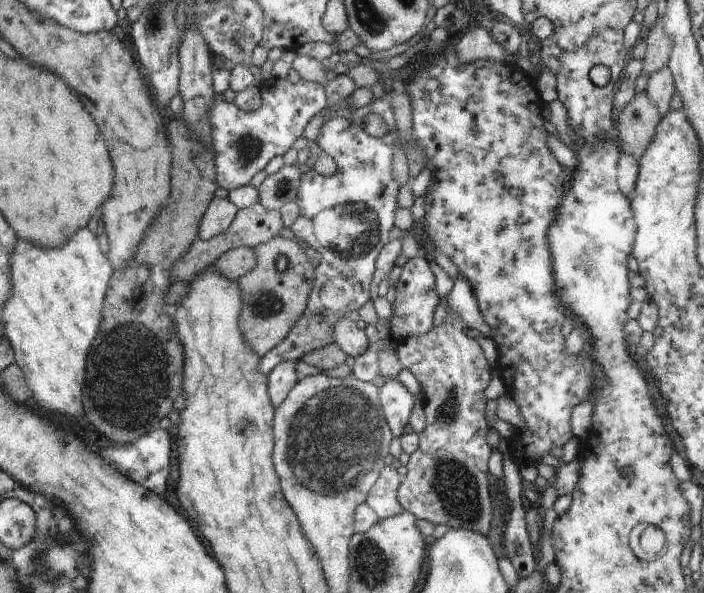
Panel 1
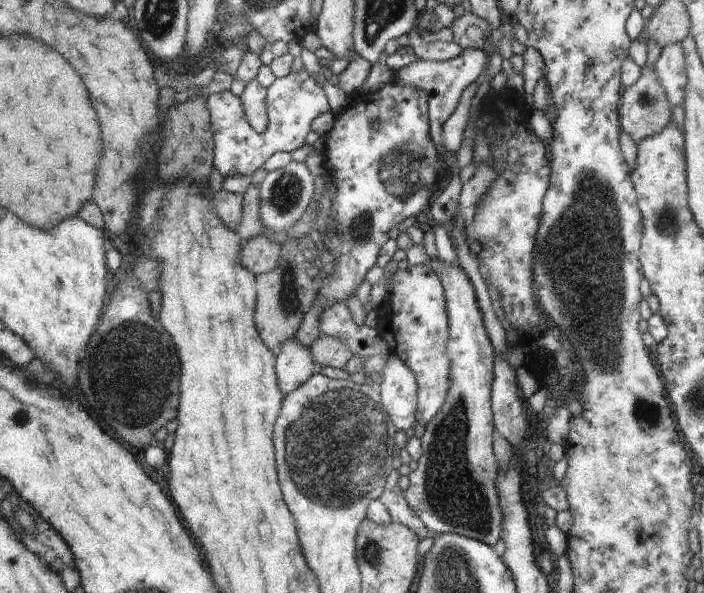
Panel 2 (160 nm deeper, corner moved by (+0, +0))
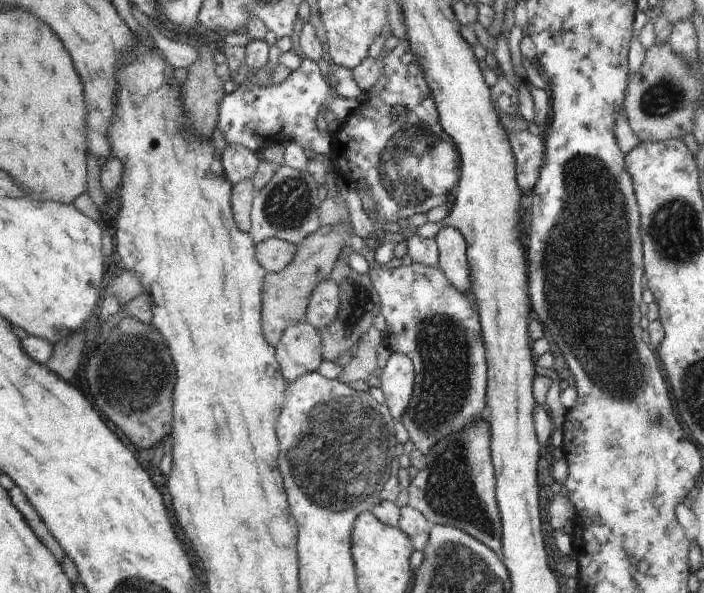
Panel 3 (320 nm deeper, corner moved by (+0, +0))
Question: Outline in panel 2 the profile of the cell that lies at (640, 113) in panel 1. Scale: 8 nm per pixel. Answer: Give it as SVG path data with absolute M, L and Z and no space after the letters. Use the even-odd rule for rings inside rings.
M644 65L636 82L623 88L619 106L621 130L628 134L636 144L648 137L655 137L670 124L672 107L655 68L652 65Z

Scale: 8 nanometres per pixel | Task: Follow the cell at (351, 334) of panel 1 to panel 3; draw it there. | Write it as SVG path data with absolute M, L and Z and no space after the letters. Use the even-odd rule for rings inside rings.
M332 280L320 281L311 292L306 321L316 330L328 326L337 317L341 296L339 286Z

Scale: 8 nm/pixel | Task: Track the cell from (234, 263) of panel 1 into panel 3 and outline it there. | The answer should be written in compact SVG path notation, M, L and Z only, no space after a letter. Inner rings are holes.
M274 237L255 245L256 258L268 273L284 270L293 261L296 251L297 245Z

